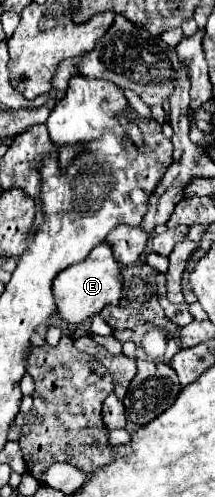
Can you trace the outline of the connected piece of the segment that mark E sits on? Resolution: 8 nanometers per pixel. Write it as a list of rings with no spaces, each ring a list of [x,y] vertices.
[[[102,241],[100,245],[96,245],[84,261],[74,263],[68,269],[60,271],[52,285],[60,317],[66,323],[76,325],[76,323],[82,323],[88,317],[100,313],[106,303],[118,303],[120,289],[122,289],[120,271],[122,271],[122,265],[114,259],[114,251],[108,241]]]

